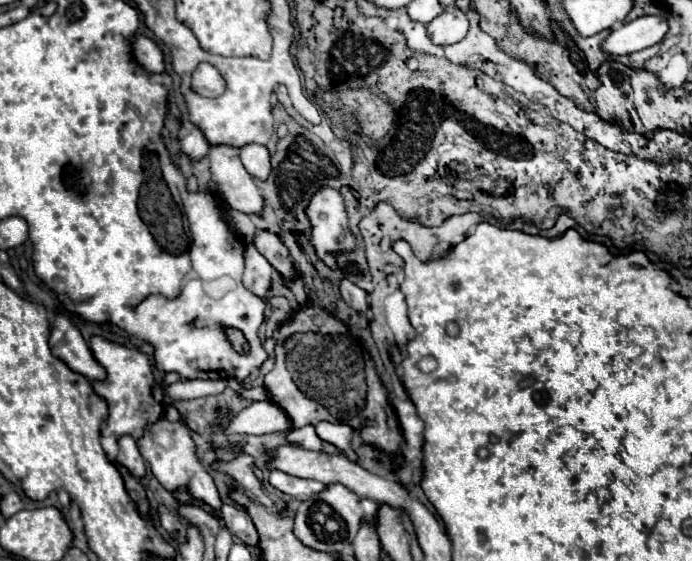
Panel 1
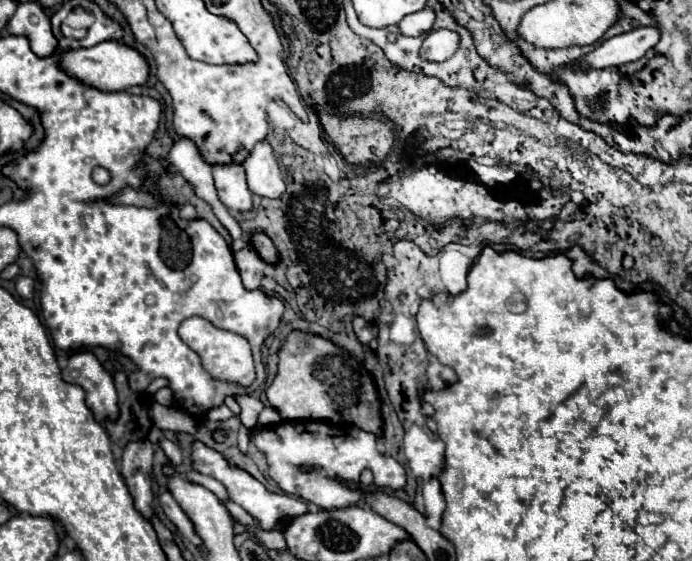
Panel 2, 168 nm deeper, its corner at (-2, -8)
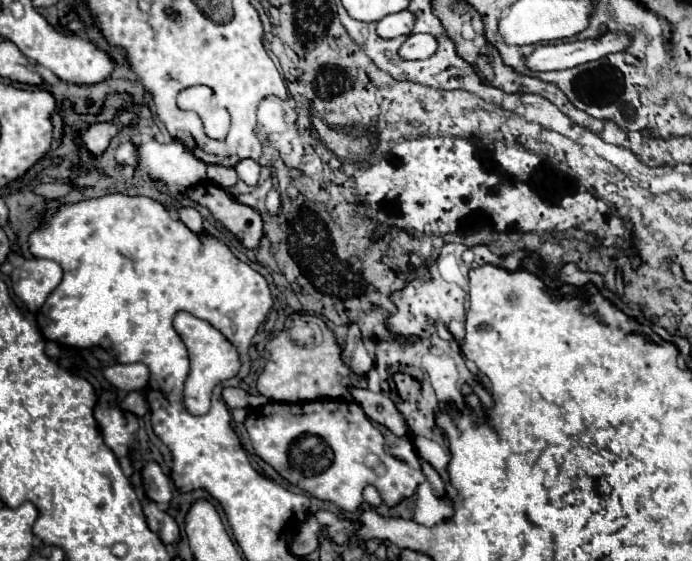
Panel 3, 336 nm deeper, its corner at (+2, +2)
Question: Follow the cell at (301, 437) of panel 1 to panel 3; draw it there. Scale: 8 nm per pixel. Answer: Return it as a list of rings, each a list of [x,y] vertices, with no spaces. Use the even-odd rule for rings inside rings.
[[[317,400],[317,402],[299,402],[299,404],[279,404],[269,402],[261,408],[249,410],[245,418],[245,428],[255,448],[255,454],[273,466],[285,480],[299,486],[303,492],[333,502],[345,512],[355,512],[363,504],[363,488],[373,484],[387,506],[397,504],[403,498],[413,496],[415,488],[425,480],[421,470],[415,470],[401,462],[399,458],[385,452],[383,434],[371,424],[363,408],[347,400]]]

